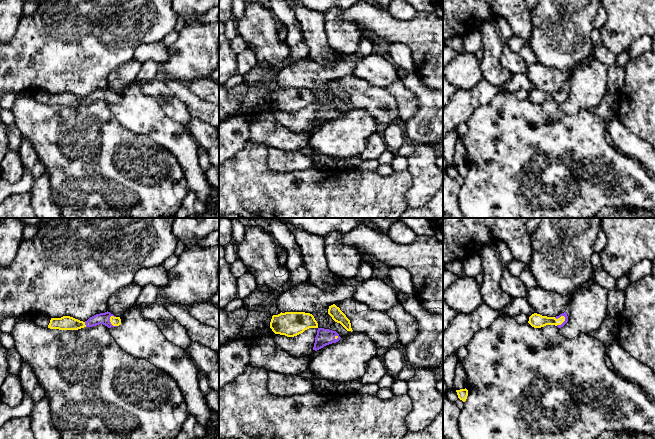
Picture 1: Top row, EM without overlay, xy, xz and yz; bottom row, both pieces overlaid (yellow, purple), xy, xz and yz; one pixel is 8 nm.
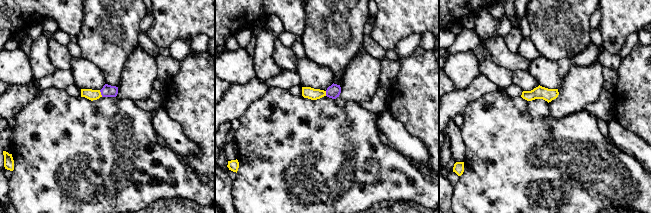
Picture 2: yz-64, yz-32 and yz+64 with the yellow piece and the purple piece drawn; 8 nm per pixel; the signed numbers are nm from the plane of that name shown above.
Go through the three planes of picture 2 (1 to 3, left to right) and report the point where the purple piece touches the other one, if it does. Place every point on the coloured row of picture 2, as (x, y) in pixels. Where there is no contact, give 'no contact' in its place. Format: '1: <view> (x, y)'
1: yz-64 (100, 93)
2: yz-32 (325, 93)
3: no contact

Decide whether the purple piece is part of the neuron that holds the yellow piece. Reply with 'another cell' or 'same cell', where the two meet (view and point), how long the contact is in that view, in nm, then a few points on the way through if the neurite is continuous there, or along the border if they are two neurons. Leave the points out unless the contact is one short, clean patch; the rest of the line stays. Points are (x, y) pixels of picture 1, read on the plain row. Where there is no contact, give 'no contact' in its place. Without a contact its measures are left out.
same cell; contact yz (562, 98); length 110 nm

